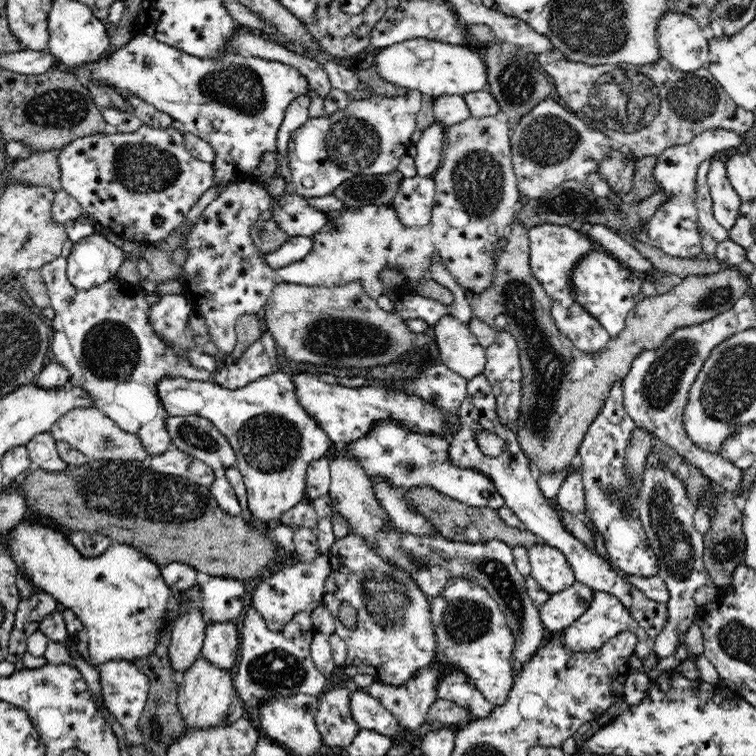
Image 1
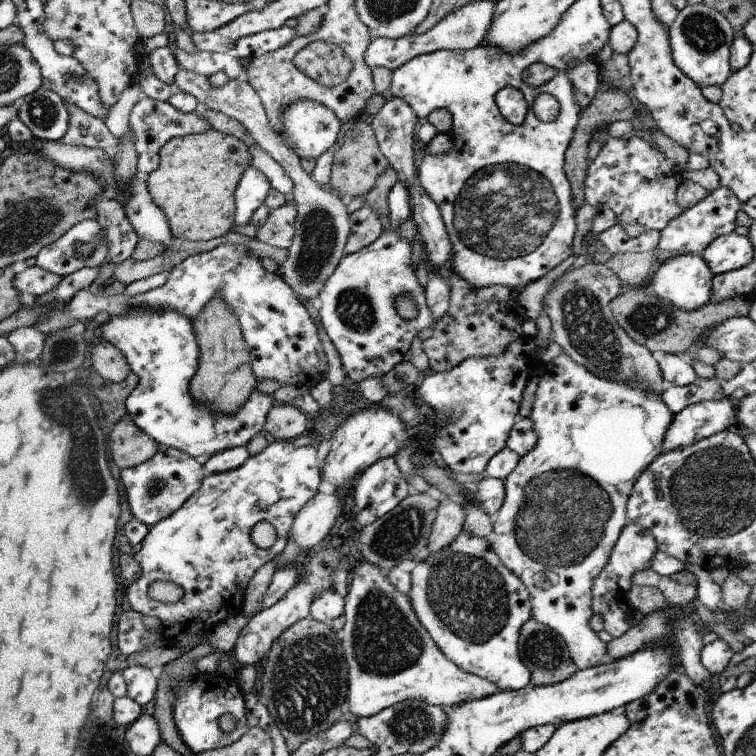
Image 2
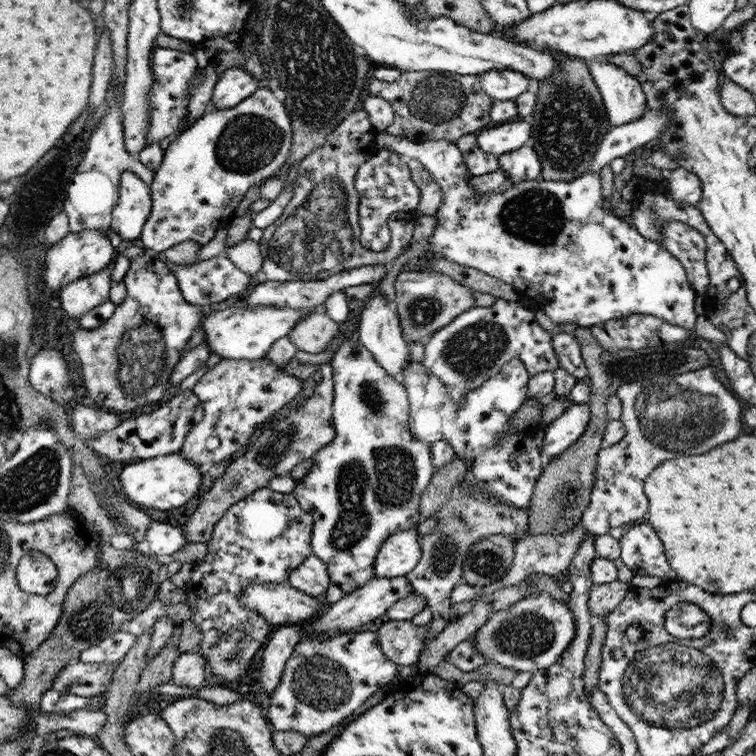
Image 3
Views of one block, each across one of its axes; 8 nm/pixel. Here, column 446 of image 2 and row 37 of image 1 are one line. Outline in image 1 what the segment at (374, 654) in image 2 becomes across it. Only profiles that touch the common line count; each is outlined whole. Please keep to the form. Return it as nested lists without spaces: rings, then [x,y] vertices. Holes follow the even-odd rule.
[[[668,10],[658,24],[660,56],[682,72],[709,65],[709,34],[686,14]]]

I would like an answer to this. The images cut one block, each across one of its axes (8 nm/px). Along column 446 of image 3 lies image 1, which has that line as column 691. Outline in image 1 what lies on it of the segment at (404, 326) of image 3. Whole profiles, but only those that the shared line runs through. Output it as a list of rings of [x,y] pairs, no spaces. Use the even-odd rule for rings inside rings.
[[[518,219],[508,226],[504,236],[505,247],[496,260],[492,286],[480,294],[471,295],[470,302],[473,317],[486,322],[497,332],[510,332],[516,338],[518,349],[521,351],[523,373],[522,400],[520,418],[518,418],[519,430],[517,431],[518,443],[532,467],[538,468],[540,474],[550,474],[550,472],[560,472],[570,467],[577,460],[578,450],[586,436],[587,428],[601,411],[612,384],[622,382],[626,378],[635,356],[638,356],[640,352],[660,348],[666,342],[666,338],[674,334],[678,328],[704,324],[727,312],[742,296],[750,293],[750,284],[744,274],[729,267],[724,267],[720,272],[712,274],[694,274],[682,280],[676,280],[675,286],[668,292],[650,298],[643,297],[627,318],[622,333],[617,338],[611,338],[604,351],[582,352],[556,326],[551,316],[551,299],[530,269],[528,231],[526,225],[520,223]]]

